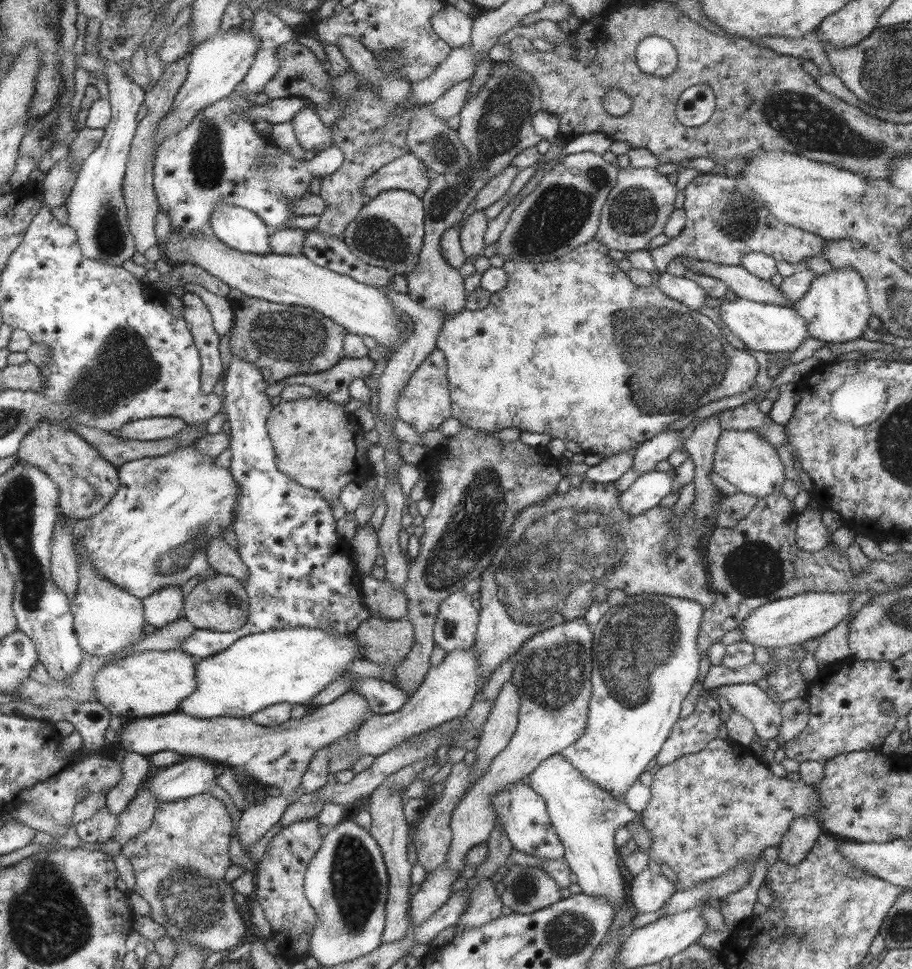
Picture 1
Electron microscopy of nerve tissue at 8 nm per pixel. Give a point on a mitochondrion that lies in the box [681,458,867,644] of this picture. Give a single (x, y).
(755, 569)

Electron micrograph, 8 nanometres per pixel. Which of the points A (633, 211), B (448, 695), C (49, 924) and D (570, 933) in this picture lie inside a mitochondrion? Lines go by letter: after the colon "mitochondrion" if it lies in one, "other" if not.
A: mitochondrion
B: other
C: mitochondrion
D: mitochondrion

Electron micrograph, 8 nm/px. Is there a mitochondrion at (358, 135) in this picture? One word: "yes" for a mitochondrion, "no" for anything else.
no

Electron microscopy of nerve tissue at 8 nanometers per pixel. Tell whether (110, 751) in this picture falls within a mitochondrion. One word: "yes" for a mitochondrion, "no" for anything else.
no

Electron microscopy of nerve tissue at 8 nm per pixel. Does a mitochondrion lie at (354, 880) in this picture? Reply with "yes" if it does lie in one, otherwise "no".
yes

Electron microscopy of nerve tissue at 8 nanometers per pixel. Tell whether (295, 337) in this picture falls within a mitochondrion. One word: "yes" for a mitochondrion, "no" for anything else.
yes

